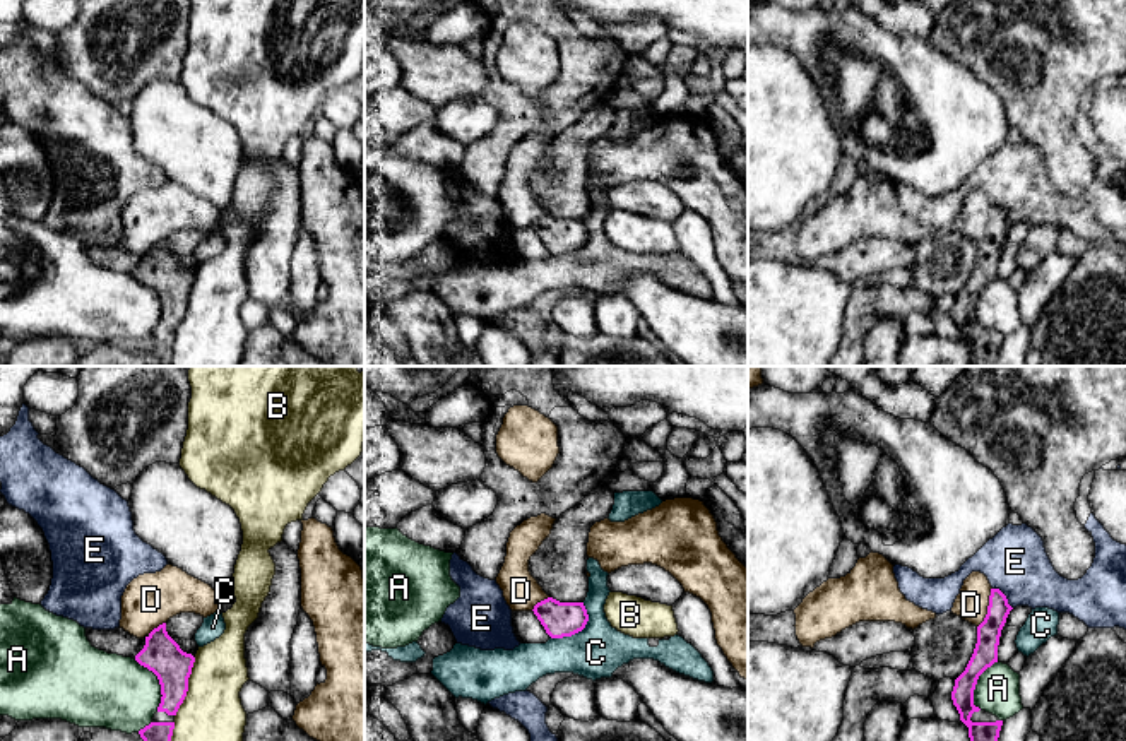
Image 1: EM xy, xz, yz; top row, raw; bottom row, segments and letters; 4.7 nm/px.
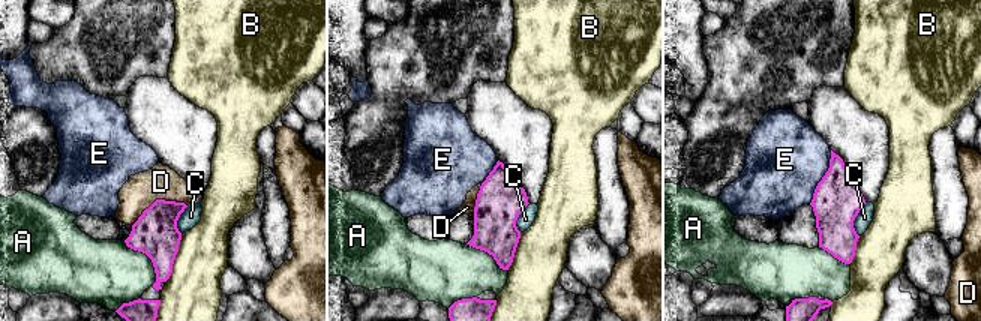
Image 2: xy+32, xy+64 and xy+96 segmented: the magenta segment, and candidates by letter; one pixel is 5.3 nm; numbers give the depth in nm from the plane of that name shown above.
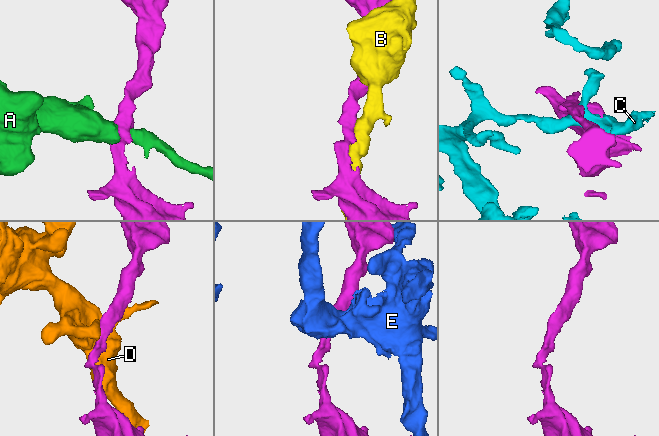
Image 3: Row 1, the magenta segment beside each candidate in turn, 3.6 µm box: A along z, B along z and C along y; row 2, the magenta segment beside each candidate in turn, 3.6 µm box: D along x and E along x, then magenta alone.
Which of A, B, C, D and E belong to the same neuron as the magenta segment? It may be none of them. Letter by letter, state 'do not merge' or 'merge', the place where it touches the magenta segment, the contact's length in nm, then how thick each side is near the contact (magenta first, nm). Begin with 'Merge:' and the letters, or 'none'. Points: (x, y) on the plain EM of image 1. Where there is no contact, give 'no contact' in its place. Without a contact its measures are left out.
Merge: none
A: do not merge | xy (160, 300) | 280 nm | 180/340 nm
B: do not merge | xy (187, 303) | 300 nm | 180/320 nm
C: do not merge | xz (579, 247) | 240 nm | 160/240 nm
D: do not merge | yz (988, 225) | 200 nm | 110/160 nm
E: do not merge | yz (1005, 213) | 140 nm | 110/300 nm

